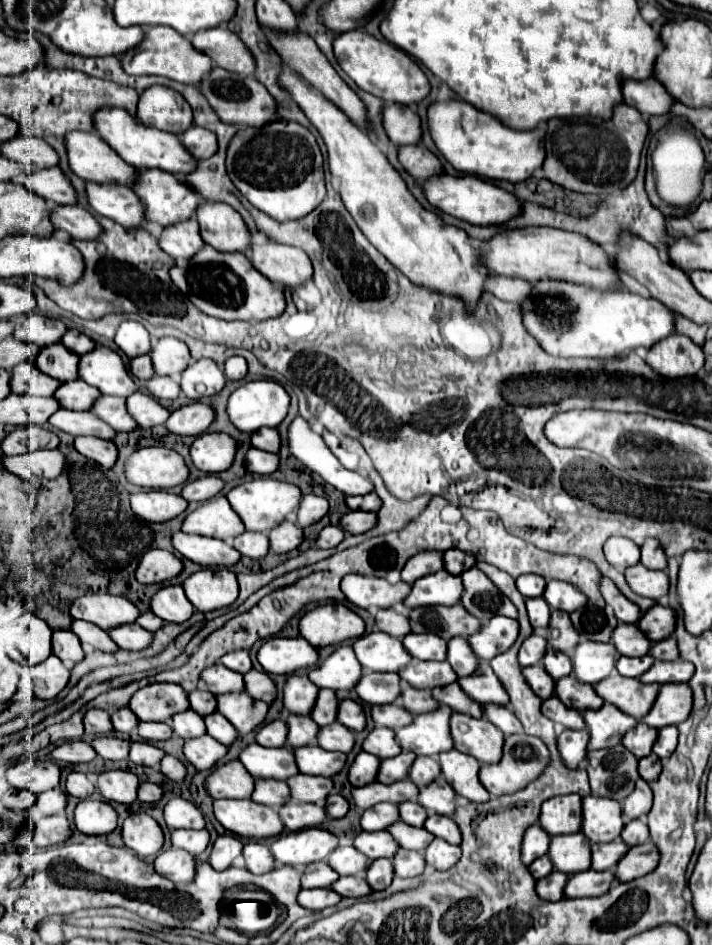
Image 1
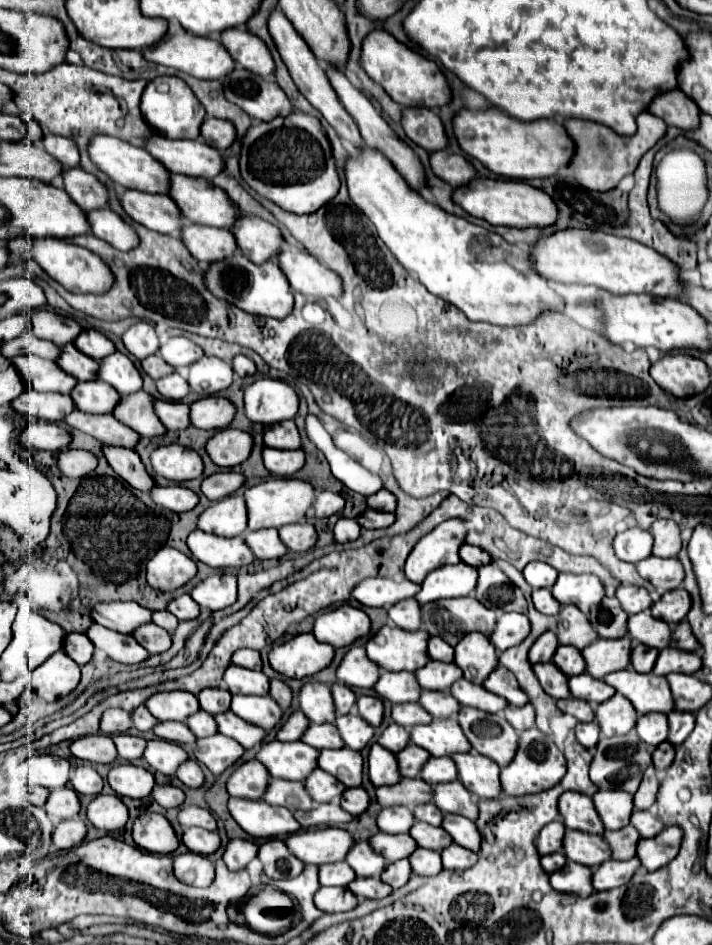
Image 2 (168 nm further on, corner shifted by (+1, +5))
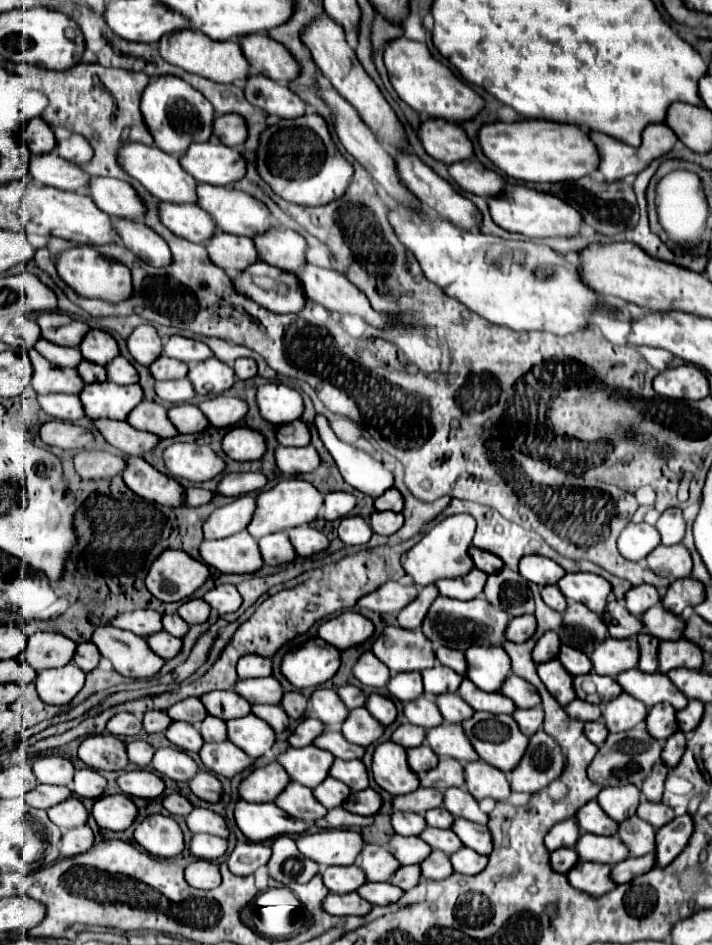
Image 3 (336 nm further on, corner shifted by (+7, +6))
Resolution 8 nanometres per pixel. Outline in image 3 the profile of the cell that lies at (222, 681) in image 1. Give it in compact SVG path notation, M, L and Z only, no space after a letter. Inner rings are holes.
M276 677L238 681L236 687L234 687L234 691L240 693L252 705L258 705L258 703L278 705L280 697L284 697L284 689L282 689L282 685L278 683Z

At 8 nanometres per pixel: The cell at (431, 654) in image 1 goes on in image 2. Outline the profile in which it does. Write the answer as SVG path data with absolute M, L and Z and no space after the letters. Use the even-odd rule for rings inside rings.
M430 636L430 640L428 640L428 656L430 656L432 660L452 662L452 660L454 660L454 648L448 646L446 642L442 642L442 638Z

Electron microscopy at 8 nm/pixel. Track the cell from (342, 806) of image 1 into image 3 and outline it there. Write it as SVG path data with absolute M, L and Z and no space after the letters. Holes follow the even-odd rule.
M374 789L356 791L344 803L344 809L356 815L376 815L380 807L382 807L382 797Z

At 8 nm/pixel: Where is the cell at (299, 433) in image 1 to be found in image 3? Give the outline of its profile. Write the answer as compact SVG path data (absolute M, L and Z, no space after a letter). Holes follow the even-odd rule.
M316 415L316 427L320 433L320 439L324 441L326 449L334 457L342 477L346 483L350 483L360 493L374 497L380 497L386 489L394 485L394 473L388 471L382 461L374 459L362 449L356 449L344 441L340 441L328 419L324 415Z

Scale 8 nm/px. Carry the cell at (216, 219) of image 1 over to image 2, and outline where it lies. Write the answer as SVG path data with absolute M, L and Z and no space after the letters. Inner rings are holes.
M240 214L230 232L236 238L238 250L256 264L262 264L280 252L282 244L280 230L258 216Z

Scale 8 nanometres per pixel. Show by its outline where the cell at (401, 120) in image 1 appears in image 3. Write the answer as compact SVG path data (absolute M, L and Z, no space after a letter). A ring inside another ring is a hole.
M446 119L424 121L418 135L428 155L446 165L470 159L474 155L474 147L466 131L460 125L450 123Z

